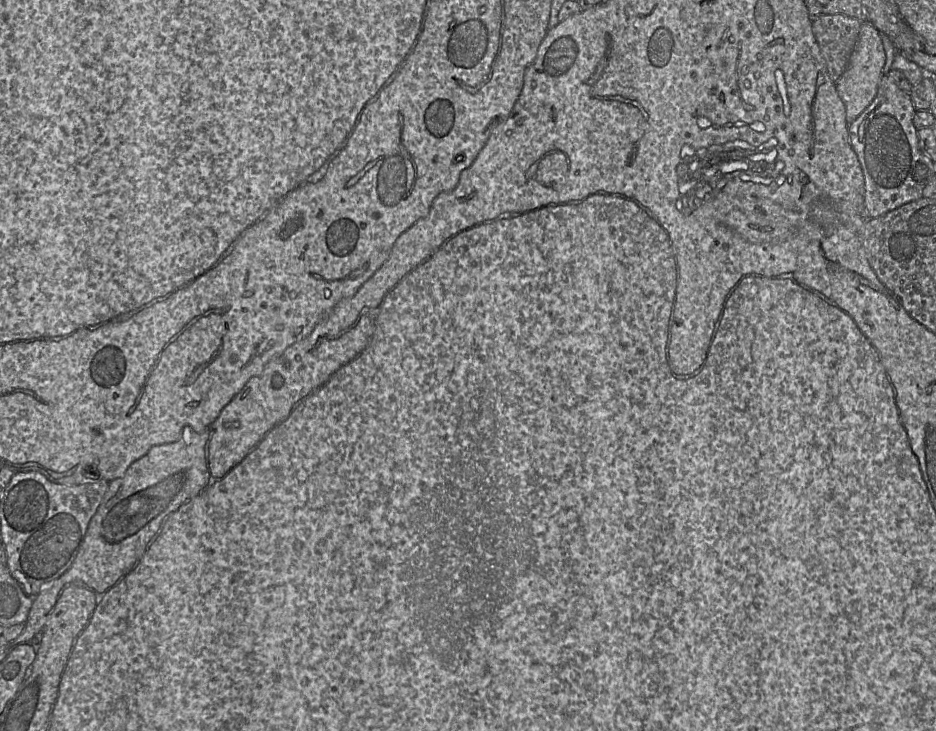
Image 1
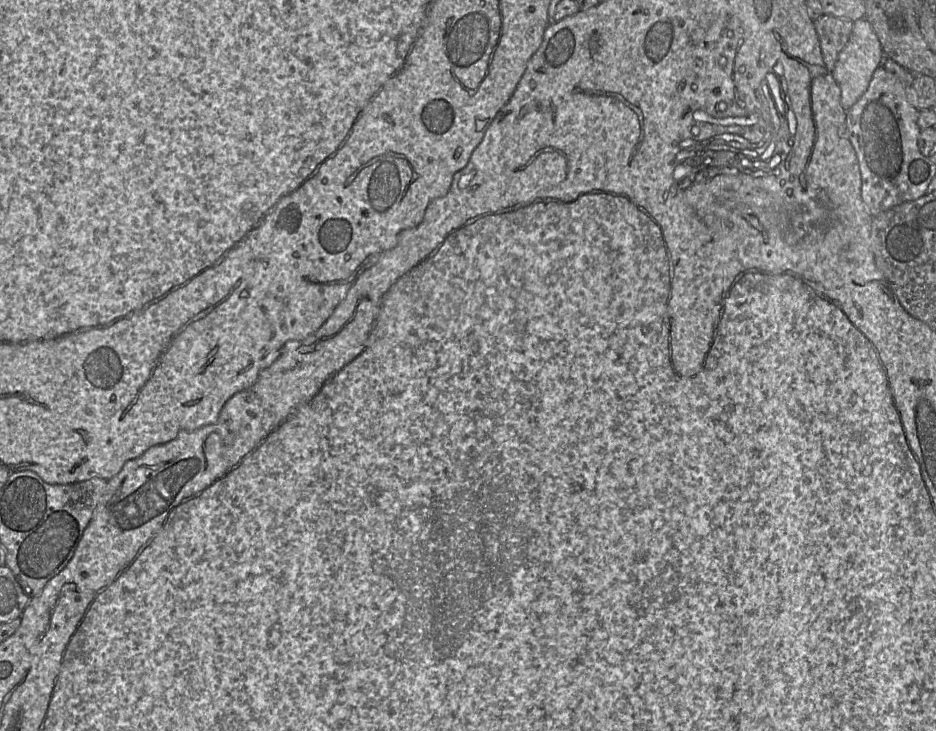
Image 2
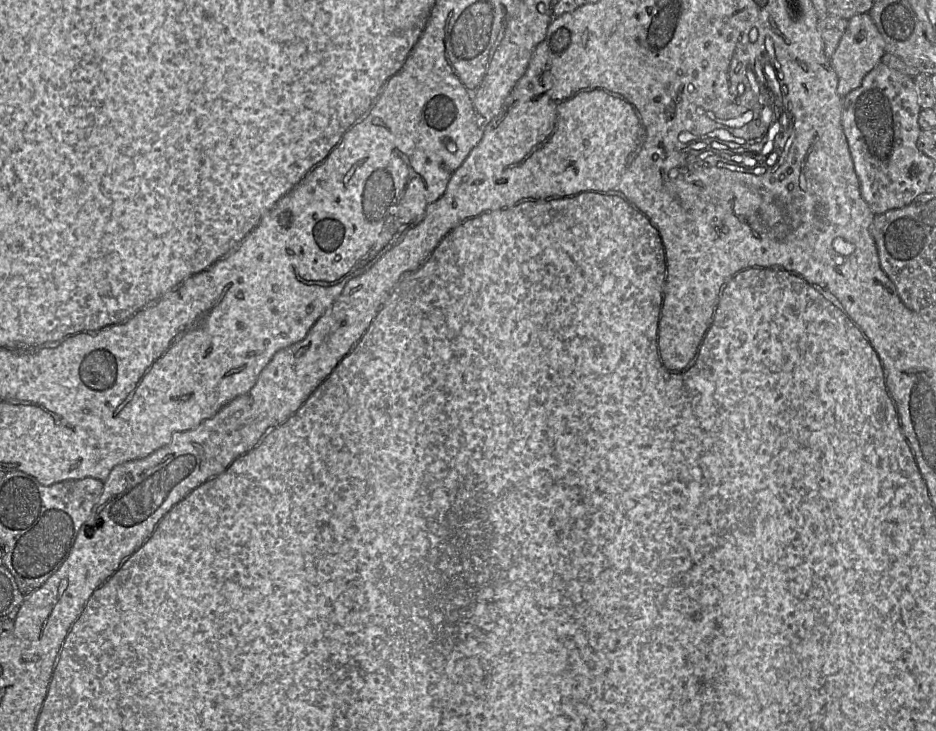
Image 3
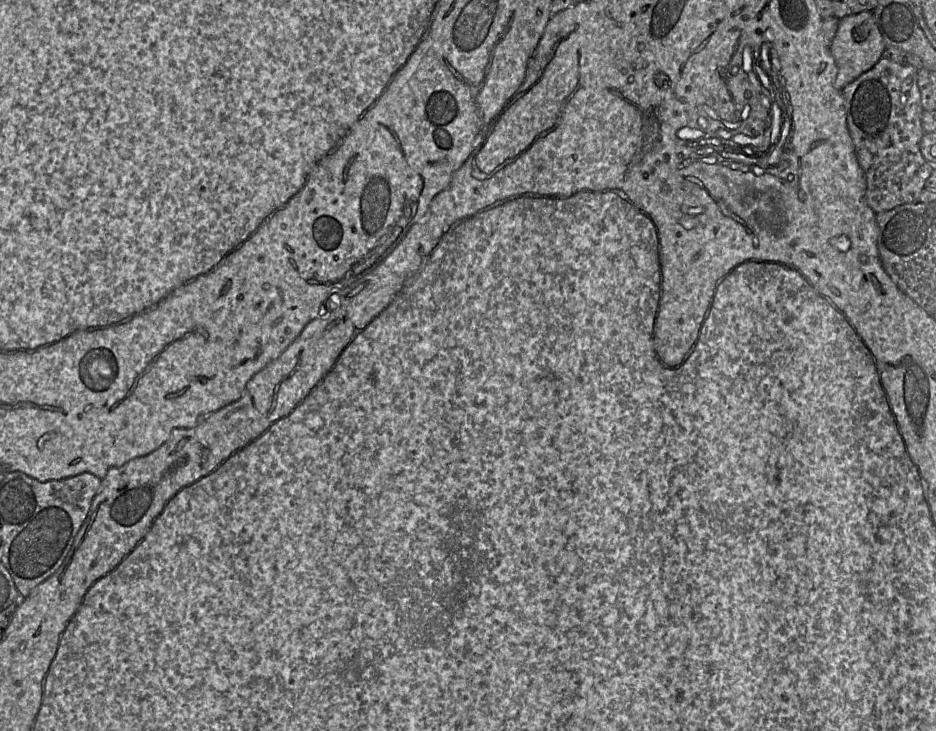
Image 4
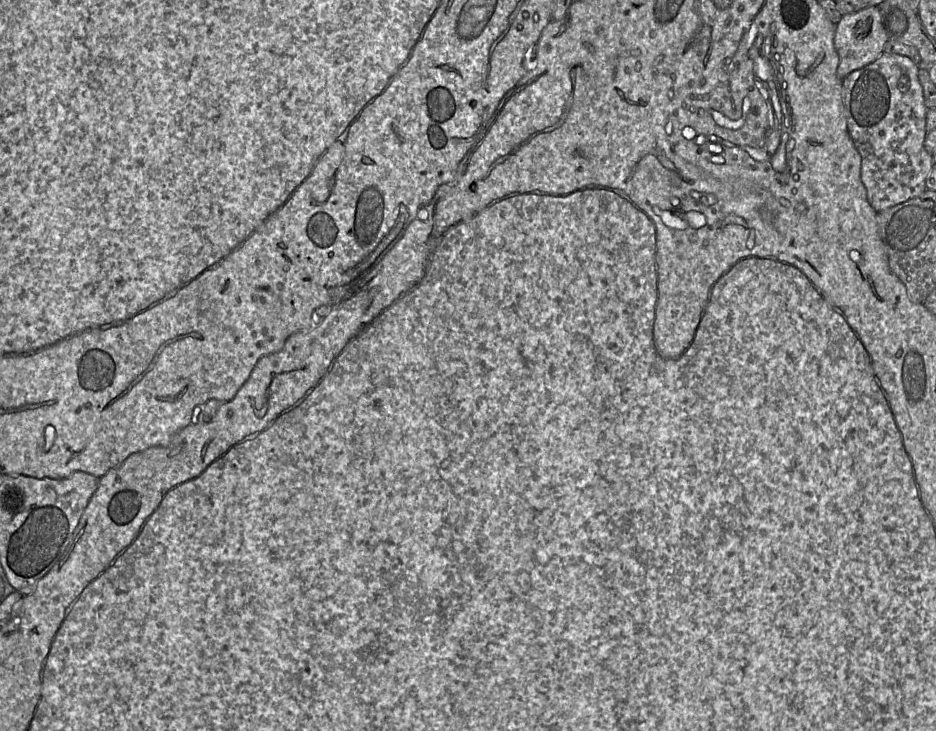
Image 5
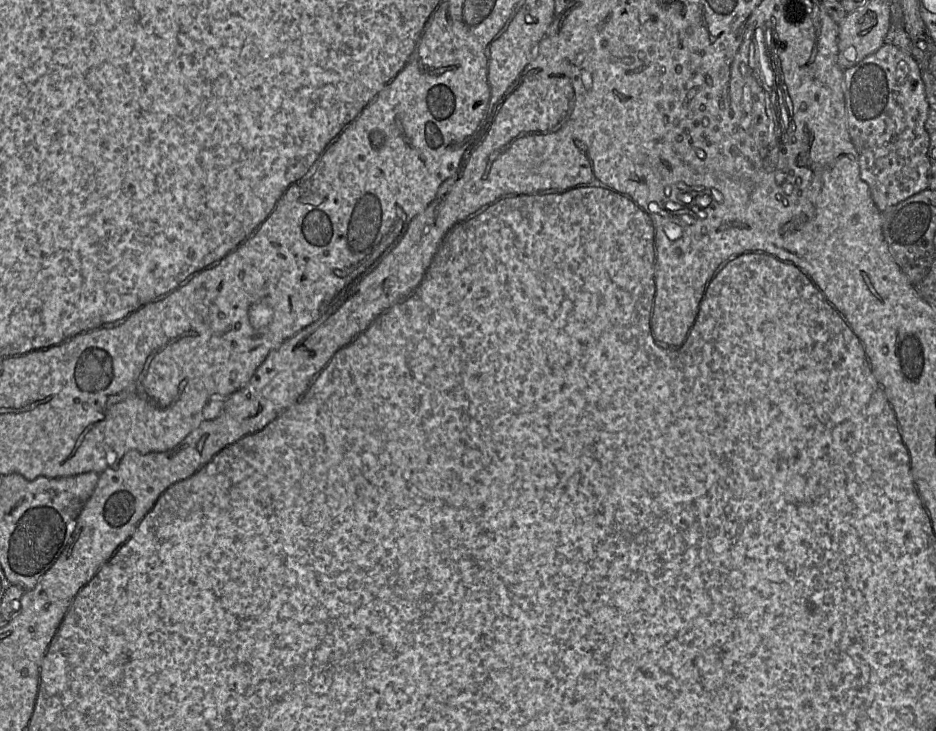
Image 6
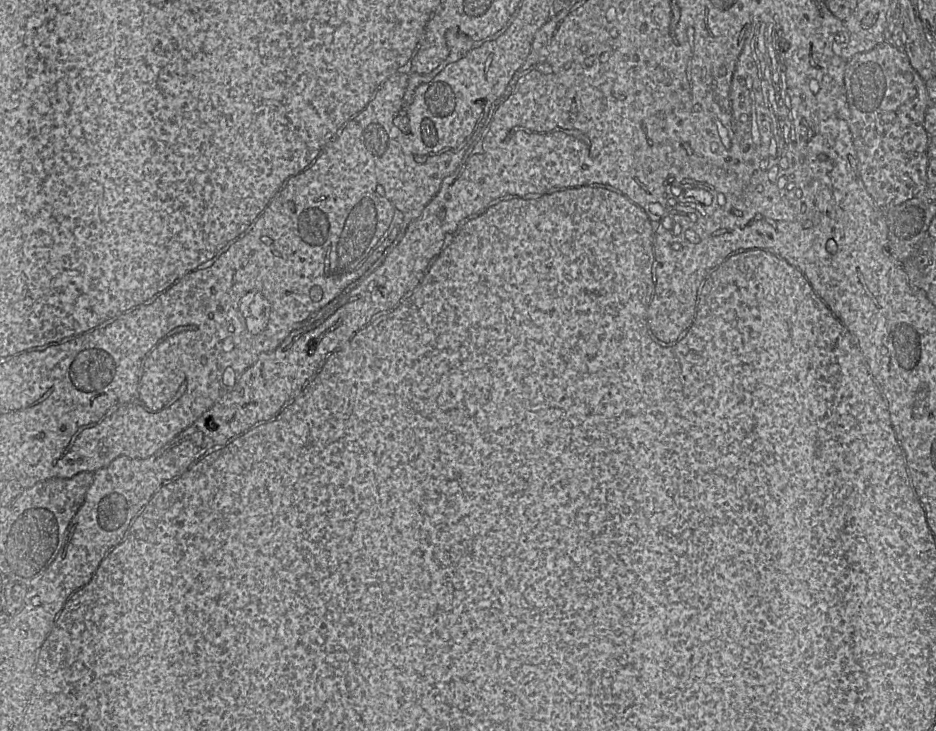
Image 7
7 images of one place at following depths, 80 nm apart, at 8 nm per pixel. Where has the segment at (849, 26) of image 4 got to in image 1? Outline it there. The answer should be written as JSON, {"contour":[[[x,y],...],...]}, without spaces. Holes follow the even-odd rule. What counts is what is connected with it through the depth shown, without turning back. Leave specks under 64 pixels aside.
{"contour":[[[871,22],[861,23],[857,43],[852,51],[848,65],[836,81],[837,92],[845,105],[847,126],[850,125],[876,97],[883,76],[885,51],[879,31]]]}

